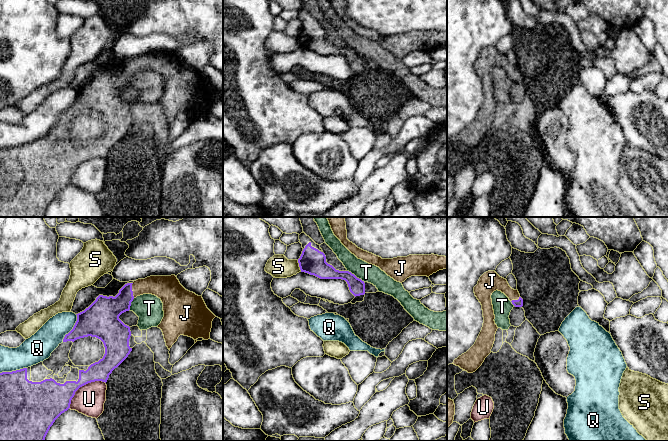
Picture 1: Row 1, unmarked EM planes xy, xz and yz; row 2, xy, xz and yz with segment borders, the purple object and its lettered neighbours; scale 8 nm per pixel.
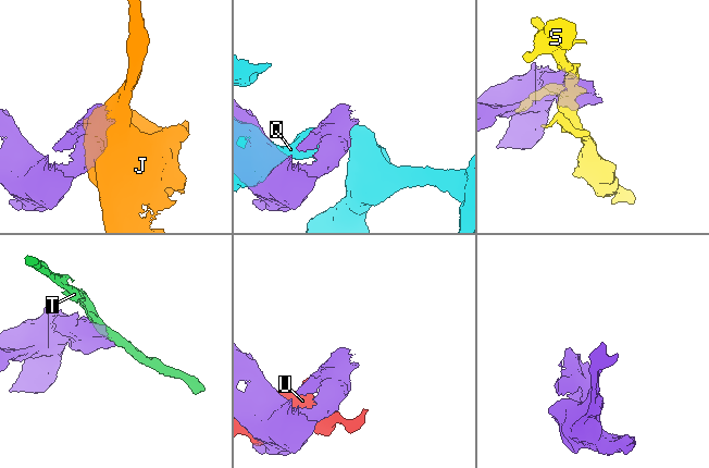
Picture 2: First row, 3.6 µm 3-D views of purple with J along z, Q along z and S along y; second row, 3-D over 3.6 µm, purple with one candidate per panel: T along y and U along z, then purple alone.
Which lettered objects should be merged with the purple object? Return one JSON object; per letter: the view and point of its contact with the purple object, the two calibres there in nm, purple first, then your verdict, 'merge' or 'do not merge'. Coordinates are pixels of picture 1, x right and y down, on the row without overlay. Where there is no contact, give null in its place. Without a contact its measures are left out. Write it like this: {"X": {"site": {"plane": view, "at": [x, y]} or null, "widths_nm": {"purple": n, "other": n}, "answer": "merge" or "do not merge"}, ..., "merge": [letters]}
{"J": {"site": {"plane": "xy", "at": [131, 66]}, "widths_nm": {"purple": 220, "other": 180}, "answer": "merge"}, "Q": {"site": {"plane": "xy", "at": [73, 104]}, "widths_nm": {"purple": 280, "other": 200}, "answer": "do not merge"}, "S": {"site": {"plane": "xz", "at": [299, 42]}, "widths_nm": {"purple": 200, "other": 180}, "answer": "do not merge"}, "T": {"site": {"plane": "xz", "at": [355, 52]}, "widths_nm": {"purple": 130, "other": 150}, "answer": "do not merge"}, "U": {"site": {"plane": "xy", "at": [82, 161]}, "widths_nm": {"purple": 260, "other": 240}, "answer": "do not merge"}, "merge": ["J"]}

